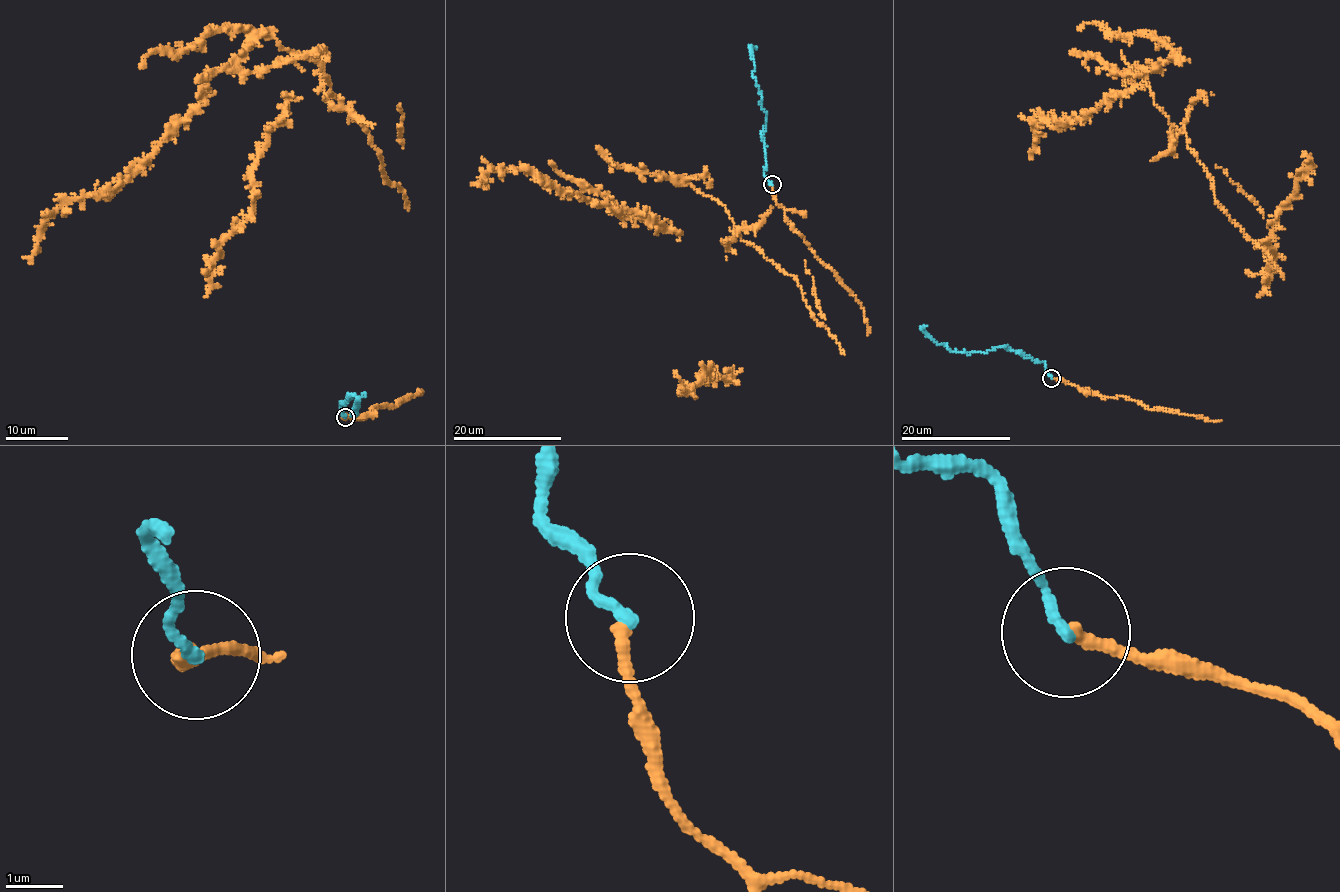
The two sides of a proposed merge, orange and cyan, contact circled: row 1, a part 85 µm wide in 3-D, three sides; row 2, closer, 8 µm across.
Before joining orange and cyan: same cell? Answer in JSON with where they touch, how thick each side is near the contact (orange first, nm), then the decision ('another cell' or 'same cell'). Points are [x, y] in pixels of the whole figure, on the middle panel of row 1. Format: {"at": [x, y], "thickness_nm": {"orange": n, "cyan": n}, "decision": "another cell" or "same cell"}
{"at": [772, 184], "thickness_nm": {"orange": 240, "cyan": 200}, "decision": "same cell"}

